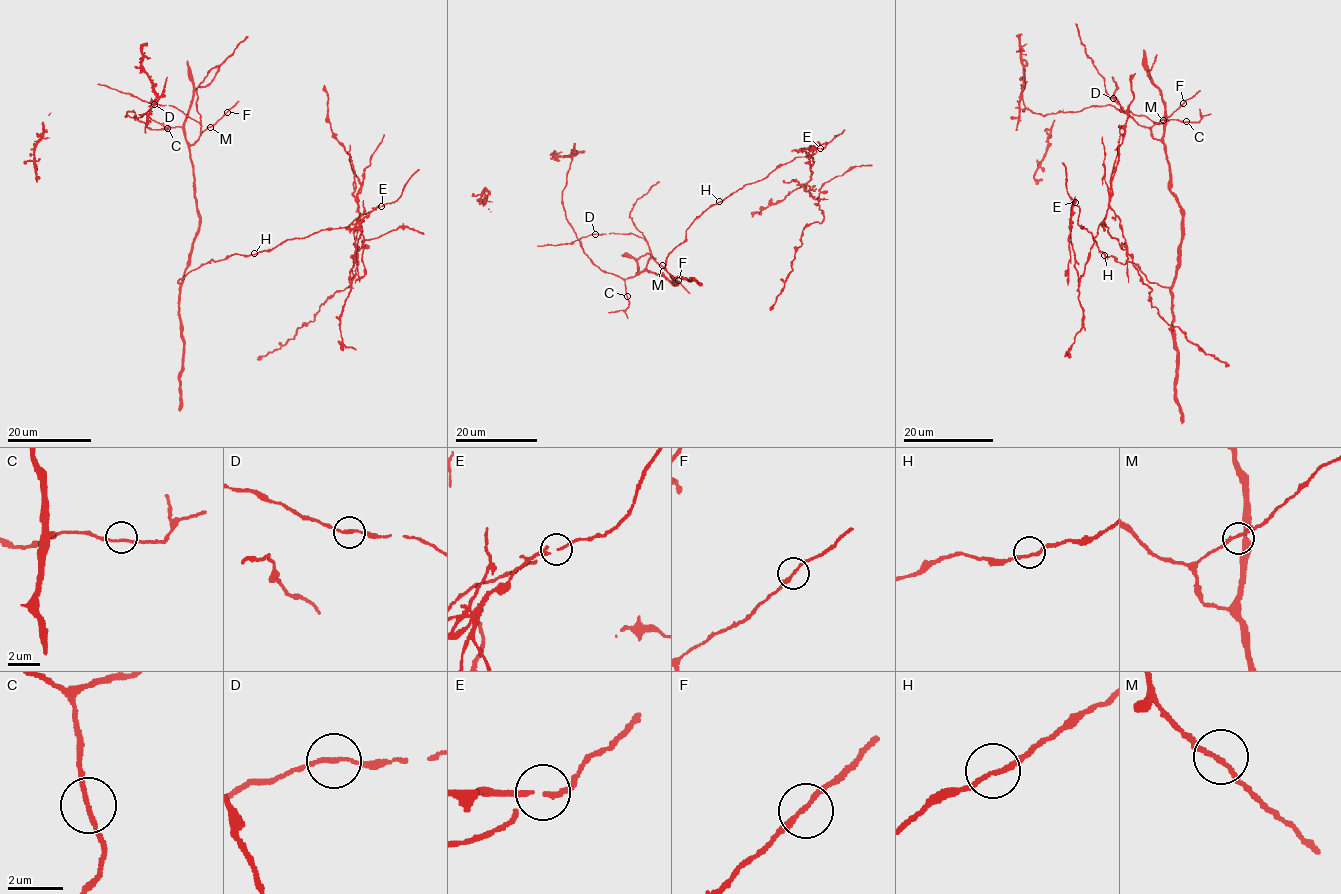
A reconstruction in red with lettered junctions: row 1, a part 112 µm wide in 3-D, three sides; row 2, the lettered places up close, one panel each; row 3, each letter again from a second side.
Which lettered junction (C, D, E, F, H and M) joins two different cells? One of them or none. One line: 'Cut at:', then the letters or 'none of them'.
Cut at: E

